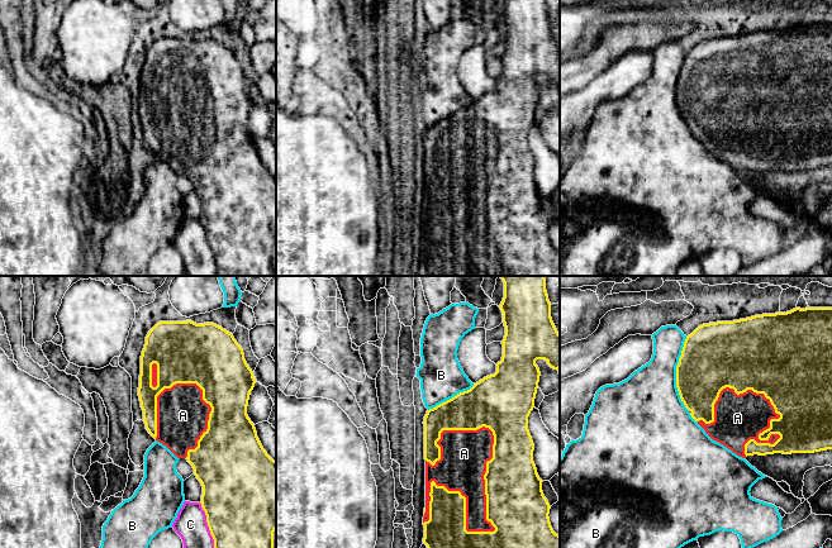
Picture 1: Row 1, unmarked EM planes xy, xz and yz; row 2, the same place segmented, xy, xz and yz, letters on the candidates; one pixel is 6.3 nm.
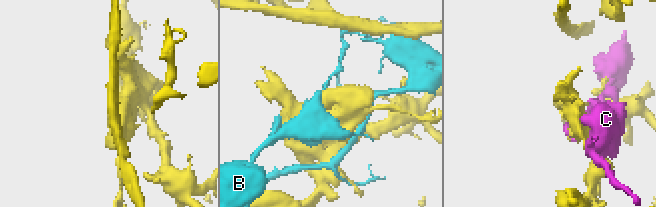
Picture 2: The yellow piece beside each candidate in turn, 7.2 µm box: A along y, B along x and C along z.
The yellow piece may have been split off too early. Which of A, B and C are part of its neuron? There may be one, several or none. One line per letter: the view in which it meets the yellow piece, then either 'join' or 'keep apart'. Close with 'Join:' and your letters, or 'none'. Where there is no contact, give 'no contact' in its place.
A: xz | join
B: yz | keep apart
C: xy | keep apart
Join: A

